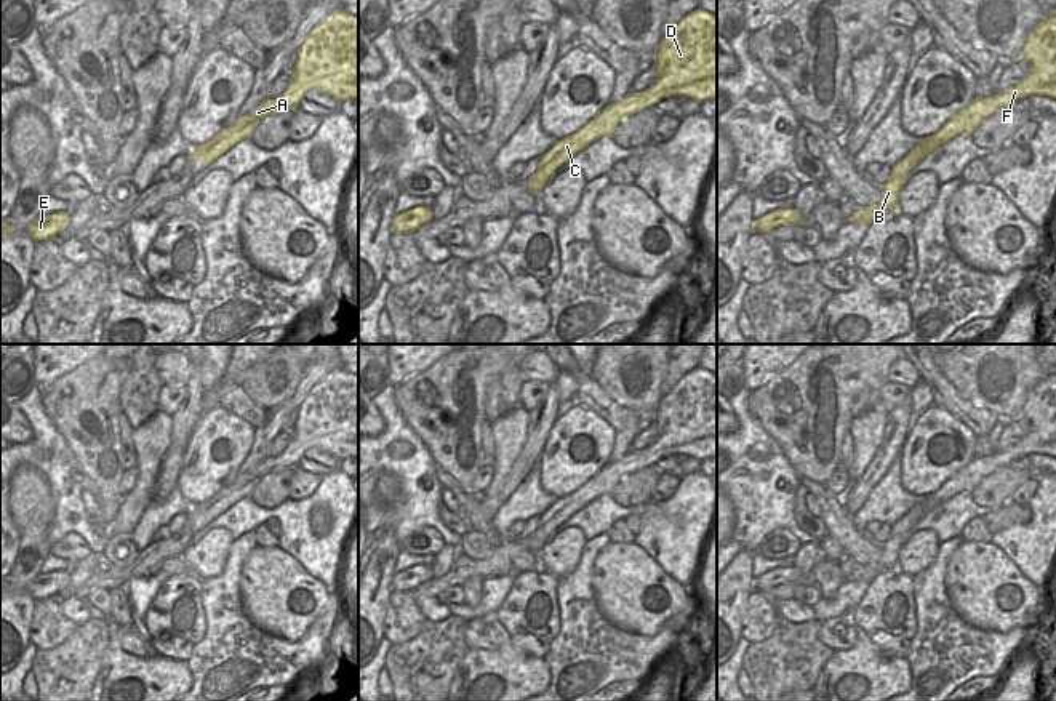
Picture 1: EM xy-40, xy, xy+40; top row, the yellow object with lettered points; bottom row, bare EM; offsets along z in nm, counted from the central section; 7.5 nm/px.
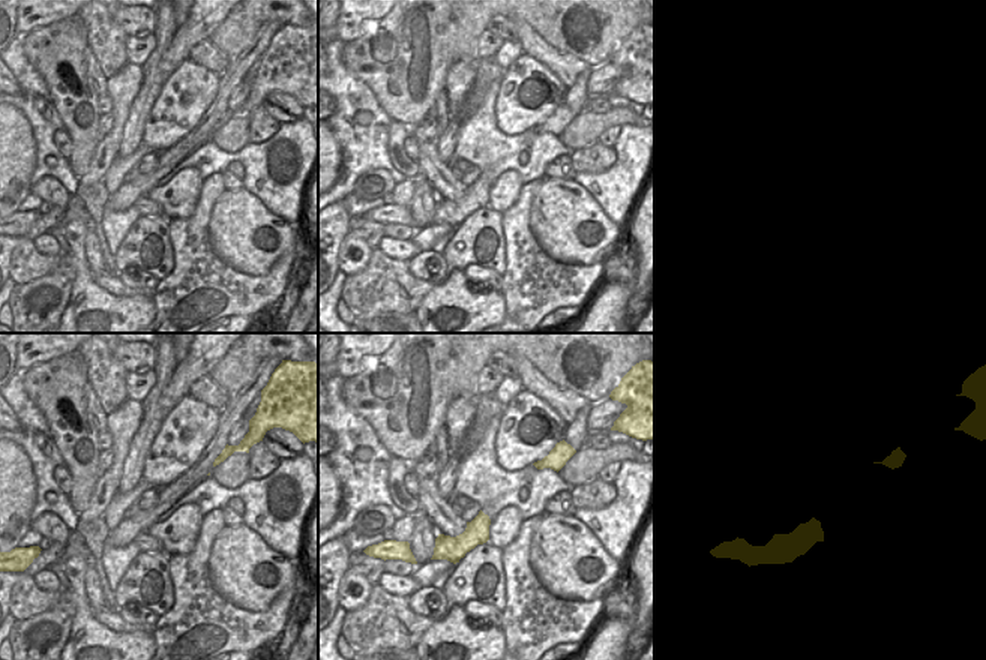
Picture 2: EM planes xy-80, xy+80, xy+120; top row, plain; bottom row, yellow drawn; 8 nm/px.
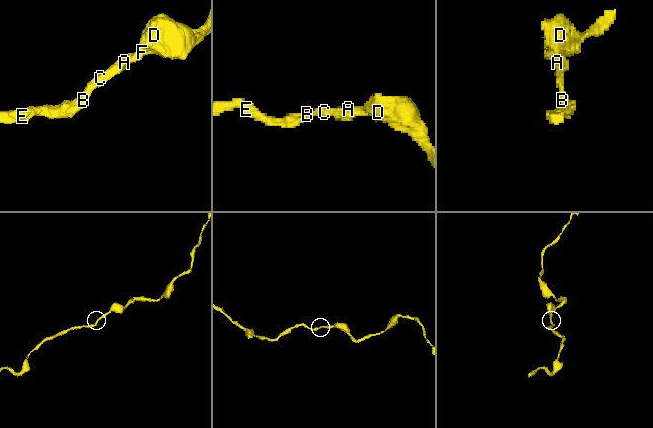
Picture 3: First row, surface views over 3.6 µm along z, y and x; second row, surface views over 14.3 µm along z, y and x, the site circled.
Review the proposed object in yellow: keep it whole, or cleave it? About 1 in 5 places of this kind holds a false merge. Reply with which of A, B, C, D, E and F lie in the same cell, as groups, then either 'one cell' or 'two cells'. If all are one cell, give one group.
A B C D E F; one cell

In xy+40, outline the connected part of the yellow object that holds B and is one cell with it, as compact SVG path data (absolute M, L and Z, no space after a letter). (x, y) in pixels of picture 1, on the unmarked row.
M1056 368L1046 373L1030 391L1019 418L1029 421L1029 432L1014 445L986 456L974 456L966 466L950 475L934 493L915 504L898 520L888 539L880 544L878 563L861 565L850 578L870 584L883 571L896 570L904 535L930 511L958 493L970 493L998 467L1006 467L1018 456L1046 455L1056 458Z

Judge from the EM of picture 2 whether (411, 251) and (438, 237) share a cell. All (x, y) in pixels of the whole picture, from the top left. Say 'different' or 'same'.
different

